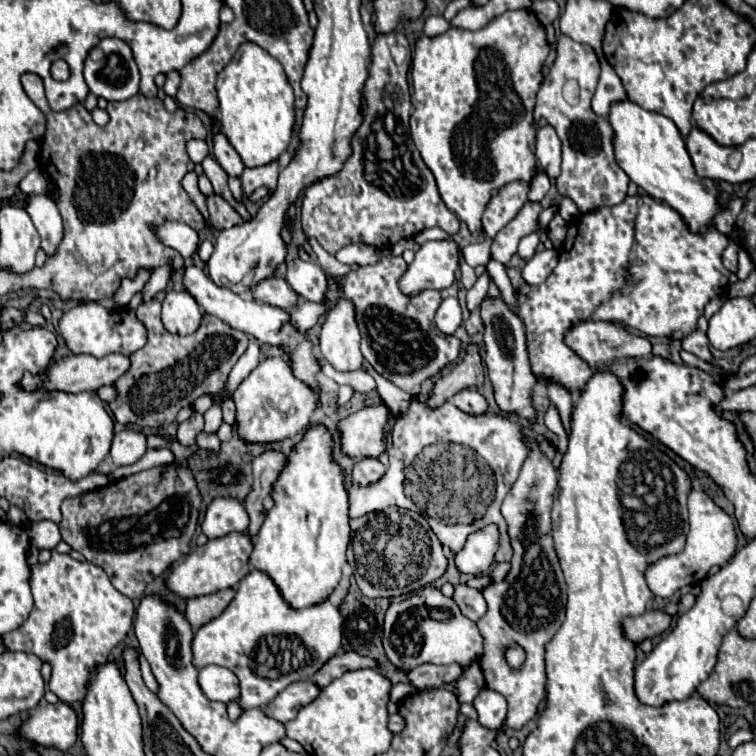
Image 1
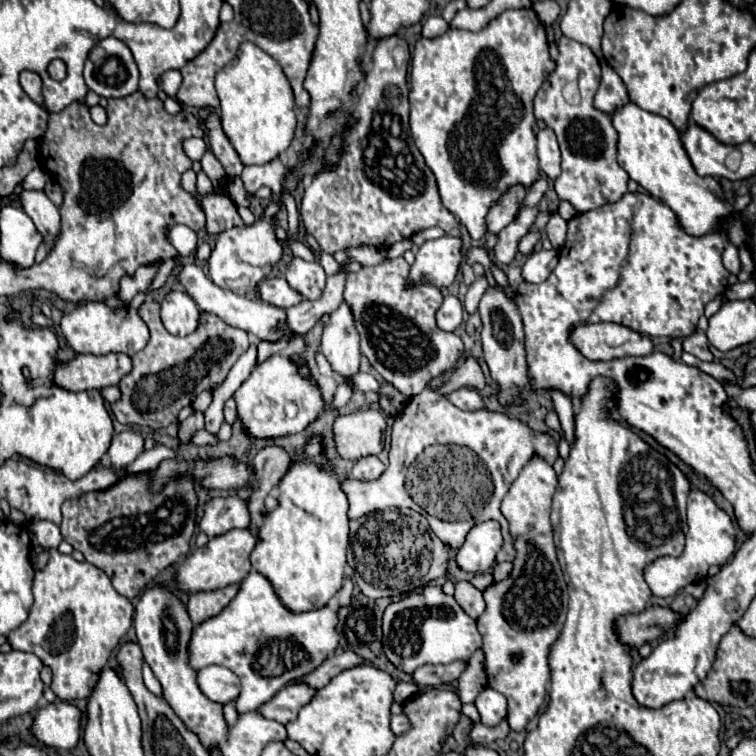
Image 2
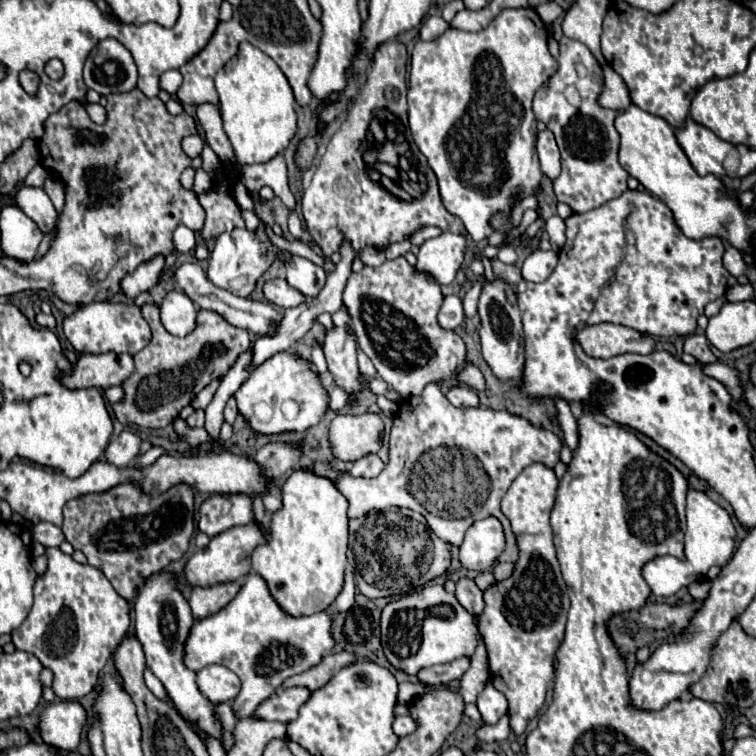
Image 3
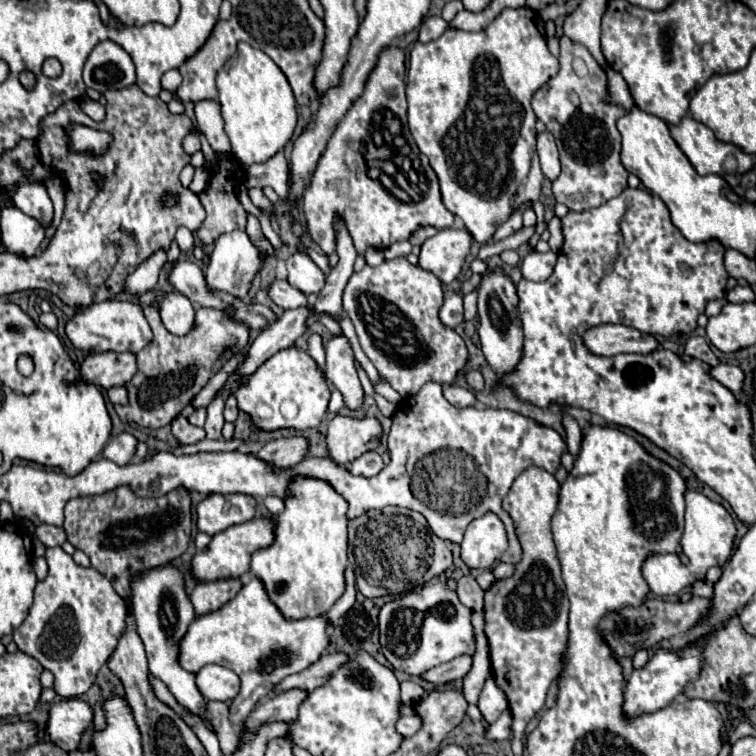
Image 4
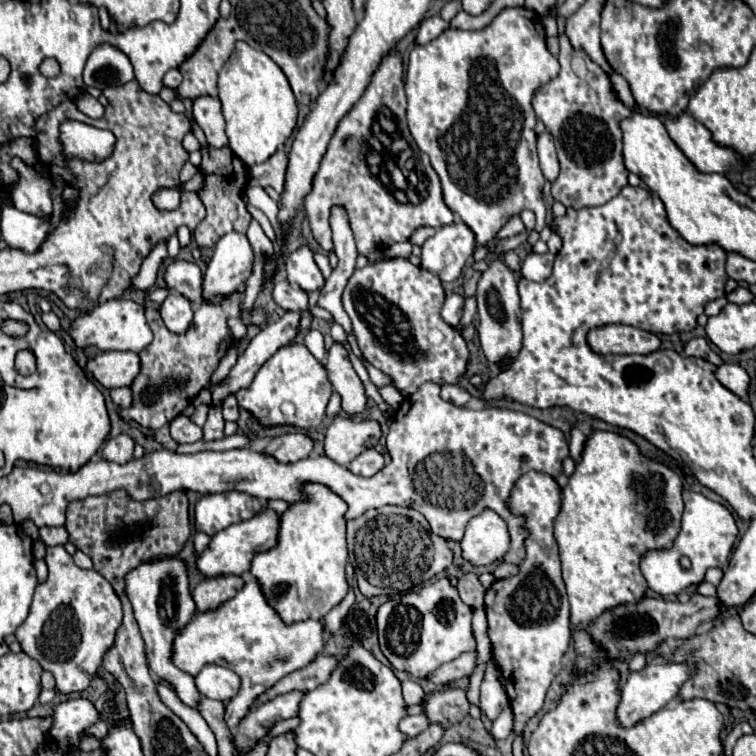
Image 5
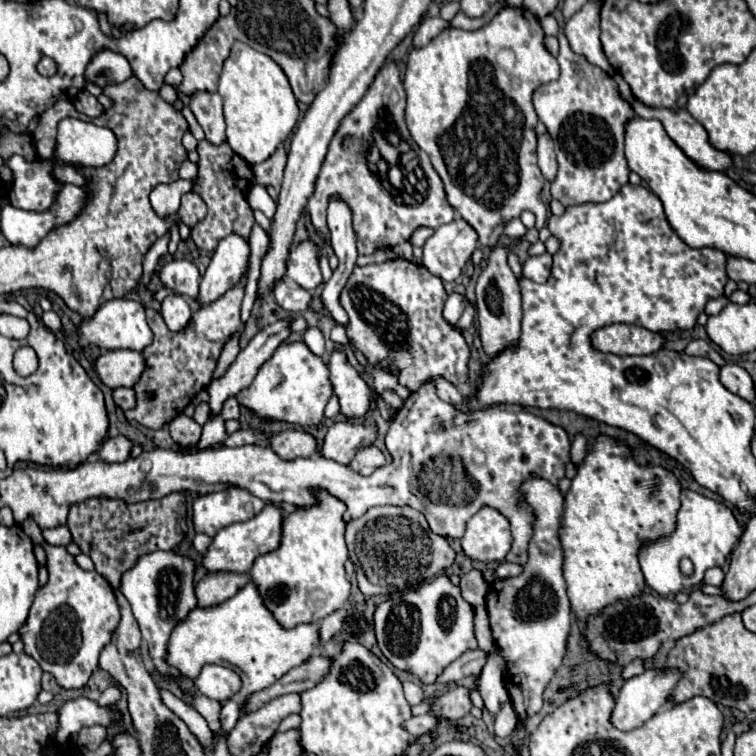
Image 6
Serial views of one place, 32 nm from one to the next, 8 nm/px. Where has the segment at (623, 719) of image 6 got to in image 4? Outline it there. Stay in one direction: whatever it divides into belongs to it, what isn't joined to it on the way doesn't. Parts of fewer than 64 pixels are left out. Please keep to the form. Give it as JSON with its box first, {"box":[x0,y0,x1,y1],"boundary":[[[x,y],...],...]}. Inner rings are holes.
{"box":[624,646,702,718],"boundary":[[[688,646],[684,650],[658,650],[644,668],[634,670],[624,686],[624,718],[652,714],[668,706],[690,680],[696,680],[702,670],[702,646]]]}

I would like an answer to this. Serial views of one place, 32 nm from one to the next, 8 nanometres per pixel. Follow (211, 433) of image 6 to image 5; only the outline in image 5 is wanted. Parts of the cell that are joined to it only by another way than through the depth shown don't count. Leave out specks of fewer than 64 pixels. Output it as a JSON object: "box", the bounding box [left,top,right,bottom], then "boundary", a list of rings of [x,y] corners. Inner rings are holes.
{"box":[204,408,224,440],"boundary":[[[210,408],[208,420],[204,424],[204,440],[220,440],[220,438],[224,438],[222,408]]]}

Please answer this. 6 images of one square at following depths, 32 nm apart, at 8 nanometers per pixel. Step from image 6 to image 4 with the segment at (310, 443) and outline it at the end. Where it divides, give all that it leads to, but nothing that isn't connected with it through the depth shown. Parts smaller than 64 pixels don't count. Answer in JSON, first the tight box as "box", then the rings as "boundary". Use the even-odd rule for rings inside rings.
{"box":[258,436,310,468],"boundary":[[[290,436],[290,438],[278,438],[268,442],[258,456],[266,462],[272,462],[278,468],[290,468],[306,458],[310,442],[304,436]]]}

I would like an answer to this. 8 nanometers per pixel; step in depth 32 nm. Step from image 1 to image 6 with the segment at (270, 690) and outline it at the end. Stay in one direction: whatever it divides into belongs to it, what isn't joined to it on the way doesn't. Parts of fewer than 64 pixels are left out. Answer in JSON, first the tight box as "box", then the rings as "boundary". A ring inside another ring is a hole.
{"box":[166,582,320,734],"boundary":[[[248,582],[234,598],[218,606],[192,608],[192,612],[188,612],[188,616],[172,630],[166,664],[176,668],[180,678],[188,680],[196,680],[204,664],[228,662],[230,668],[236,670],[242,678],[242,690],[238,696],[226,700],[220,710],[220,730],[222,734],[228,734],[242,716],[242,704],[250,694],[268,688],[288,670],[306,662],[316,648],[320,648],[316,624],[300,624],[292,630],[284,630],[268,608],[264,608],[256,584]]]}

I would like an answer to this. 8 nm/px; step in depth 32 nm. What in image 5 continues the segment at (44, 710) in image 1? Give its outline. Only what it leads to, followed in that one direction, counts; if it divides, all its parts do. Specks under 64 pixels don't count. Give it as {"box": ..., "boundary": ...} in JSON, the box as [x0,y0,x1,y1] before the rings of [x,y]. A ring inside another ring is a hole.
{"box":[50,698,100,750],"boundary":[[[72,698],[54,708],[54,724],[50,738],[62,750],[76,750],[80,734],[84,728],[90,728],[100,718],[96,706],[86,698]]]}

